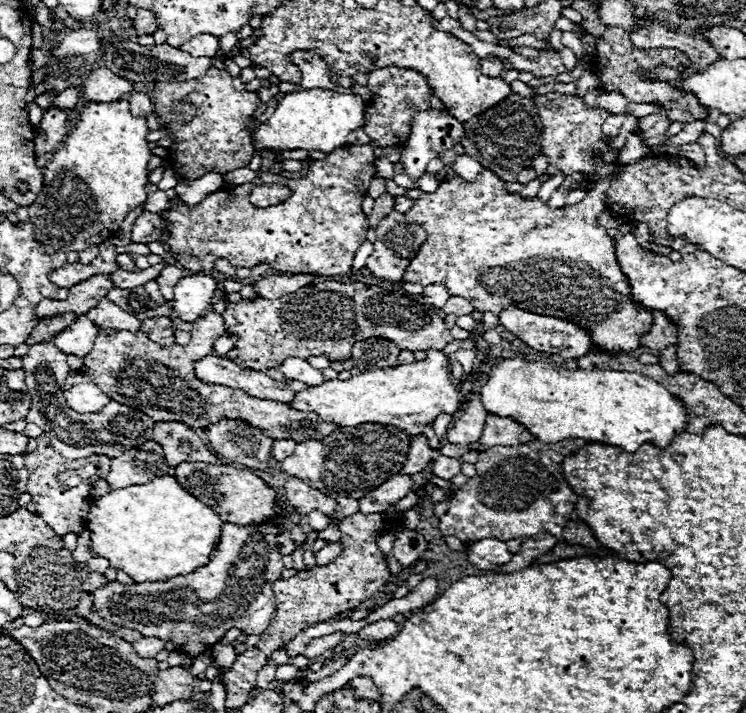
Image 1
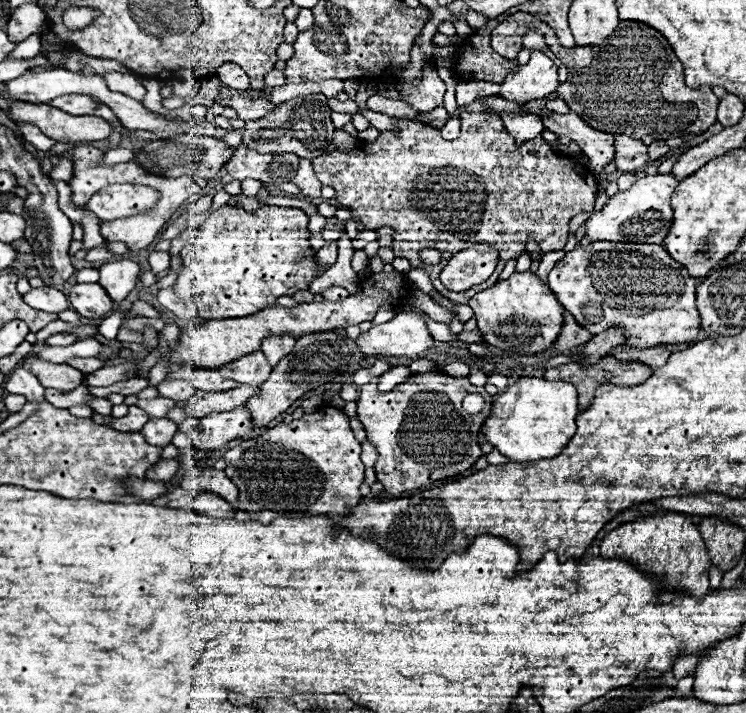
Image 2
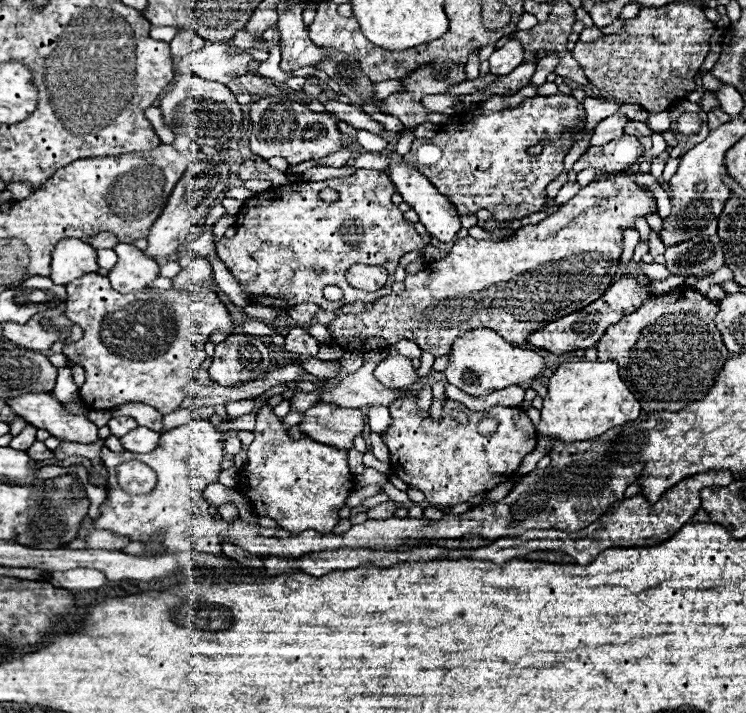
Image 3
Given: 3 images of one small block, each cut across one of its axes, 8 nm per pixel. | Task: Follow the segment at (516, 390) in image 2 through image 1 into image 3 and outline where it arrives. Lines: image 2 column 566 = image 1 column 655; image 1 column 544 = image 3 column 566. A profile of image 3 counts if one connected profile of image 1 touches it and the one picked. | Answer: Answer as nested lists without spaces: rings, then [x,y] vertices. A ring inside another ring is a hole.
[[[574,360],[560,364],[552,374],[540,416],[542,422],[536,426],[538,434],[552,436],[556,440],[582,442],[636,420],[640,416],[640,402],[620,378],[616,362]]]

